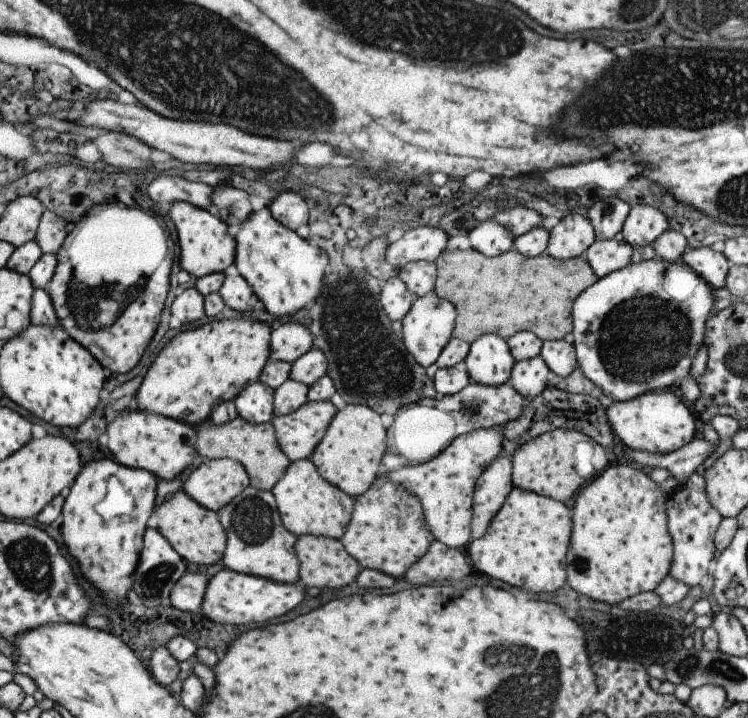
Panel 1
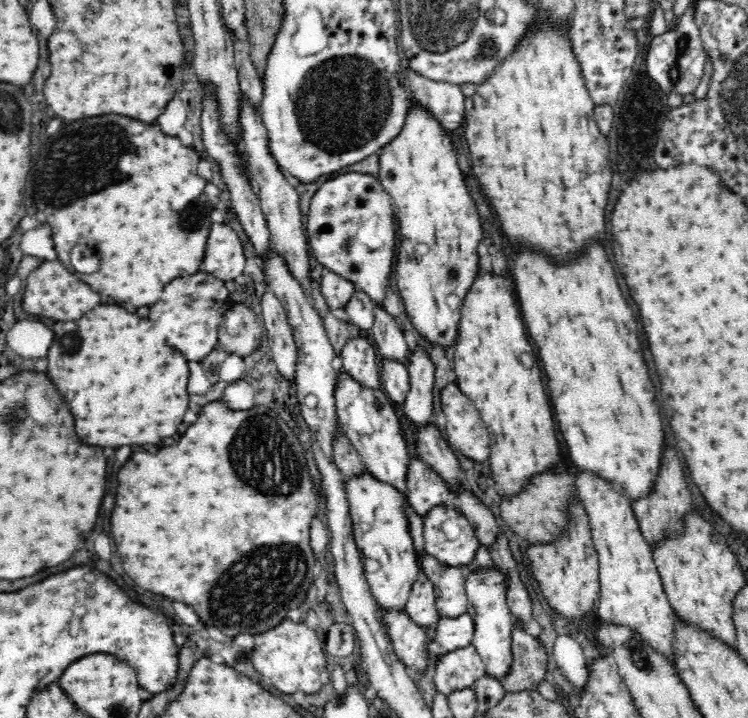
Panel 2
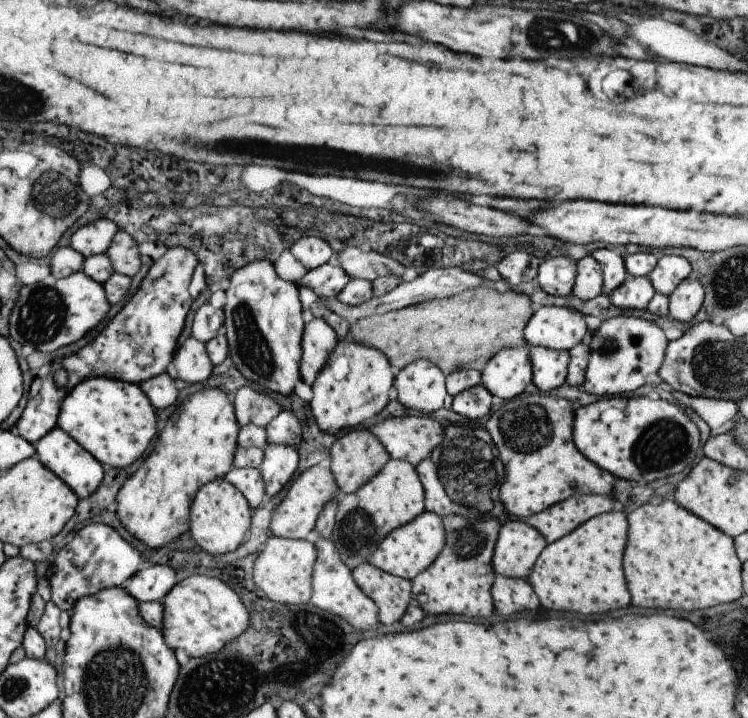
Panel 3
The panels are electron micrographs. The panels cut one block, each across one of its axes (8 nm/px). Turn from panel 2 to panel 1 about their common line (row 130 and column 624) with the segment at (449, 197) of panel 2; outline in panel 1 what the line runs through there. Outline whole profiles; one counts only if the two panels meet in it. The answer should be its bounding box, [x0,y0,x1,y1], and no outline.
[604,389,695,455]

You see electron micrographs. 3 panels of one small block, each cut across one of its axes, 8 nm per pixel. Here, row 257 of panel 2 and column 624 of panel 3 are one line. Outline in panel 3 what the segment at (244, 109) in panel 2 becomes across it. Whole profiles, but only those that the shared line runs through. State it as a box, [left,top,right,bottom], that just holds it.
[608,275,654,310]

